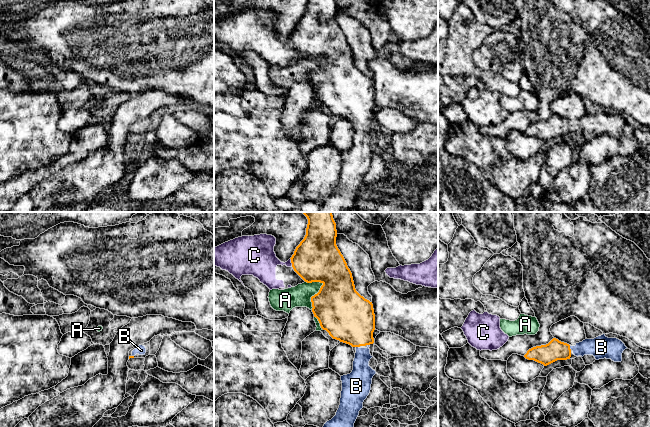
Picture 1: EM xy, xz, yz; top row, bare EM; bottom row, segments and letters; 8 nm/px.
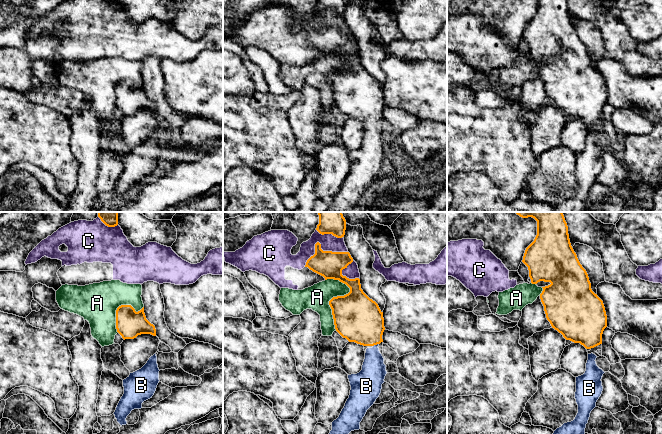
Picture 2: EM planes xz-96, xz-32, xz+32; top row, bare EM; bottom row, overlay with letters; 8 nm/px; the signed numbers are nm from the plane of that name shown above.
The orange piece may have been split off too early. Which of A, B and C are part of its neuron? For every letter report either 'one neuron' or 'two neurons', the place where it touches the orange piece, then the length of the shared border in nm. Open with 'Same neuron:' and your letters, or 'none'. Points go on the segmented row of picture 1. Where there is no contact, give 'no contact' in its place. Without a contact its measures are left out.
Same neuron: B
A: two neurons; meets orange in xz at (314, 295); contact 240 nm long
B: one neuron; meets orange in yz at (569, 348); contact 40 nm long
C: two neurons; meets orange in xz at (291, 262); contact 70 nm long

